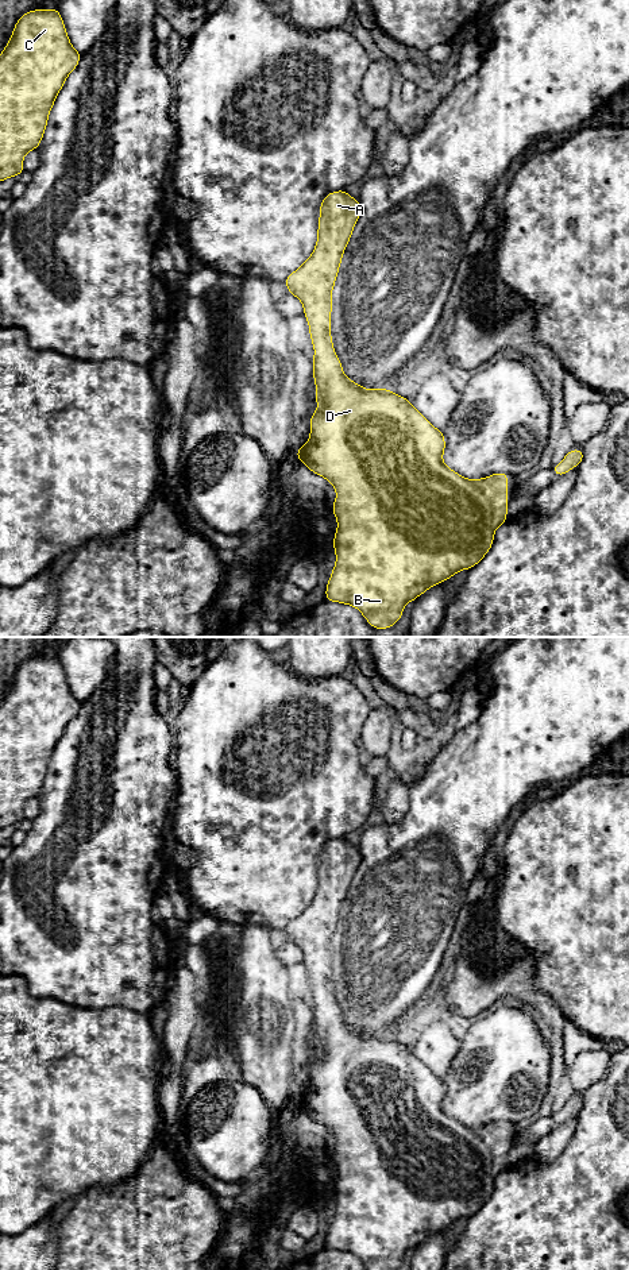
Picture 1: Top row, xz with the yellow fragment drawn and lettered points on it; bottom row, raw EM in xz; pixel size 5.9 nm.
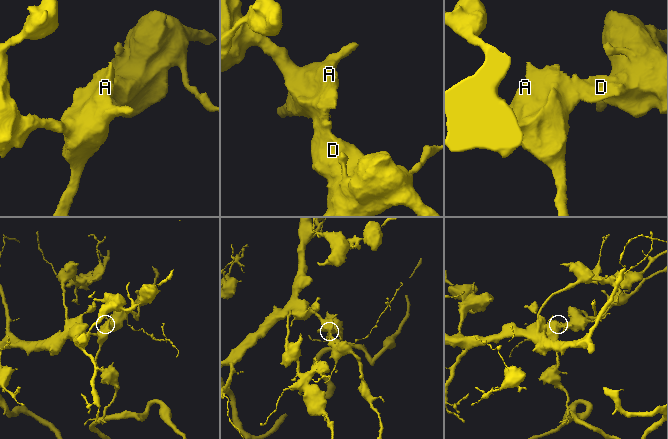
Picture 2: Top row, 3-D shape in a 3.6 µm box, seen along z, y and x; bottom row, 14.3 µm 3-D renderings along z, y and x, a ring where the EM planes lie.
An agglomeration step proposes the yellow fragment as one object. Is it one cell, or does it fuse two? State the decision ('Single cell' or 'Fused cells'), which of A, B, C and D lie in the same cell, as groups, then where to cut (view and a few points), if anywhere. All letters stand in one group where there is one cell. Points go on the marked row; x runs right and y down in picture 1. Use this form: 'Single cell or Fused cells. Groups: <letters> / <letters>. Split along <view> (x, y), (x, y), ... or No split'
Single cell. Groups: A B C D. No split

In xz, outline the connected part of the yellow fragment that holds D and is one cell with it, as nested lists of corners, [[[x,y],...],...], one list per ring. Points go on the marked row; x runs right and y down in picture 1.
[[[347,190],[331,192],[327,194],[320,205],[319,217],[319,235],[316,247],[312,255],[304,262],[301,267],[288,275],[283,283],[288,286],[289,293],[297,297],[304,305],[304,314],[309,324],[309,335],[314,348],[313,356],[313,378],[316,385],[316,405],[317,410],[310,416],[310,433],[309,441],[302,444],[296,456],[312,472],[329,480],[336,490],[336,501],[331,506],[337,520],[337,529],[333,539],[333,548],[336,553],[336,564],[331,572],[331,578],[325,590],[325,599],[331,602],[340,602],[356,607],[366,621],[374,629],[389,629],[401,619],[404,607],[408,602],[413,602],[417,597],[424,594],[432,586],[436,586],[445,579],[451,579],[462,570],[470,570],[476,565],[485,555],[490,551],[494,541],[495,529],[508,521],[508,474],[497,472],[482,479],[466,479],[454,470],[448,468],[443,462],[443,452],[445,449],[445,439],[443,431],[436,429],[413,405],[409,399],[391,393],[389,389],[364,389],[344,375],[340,359],[335,354],[331,336],[331,312],[332,312],[332,289],[336,282],[336,275],[340,269],[340,262],[344,250],[350,242],[354,227],[362,215],[359,200],[352,198]]]

